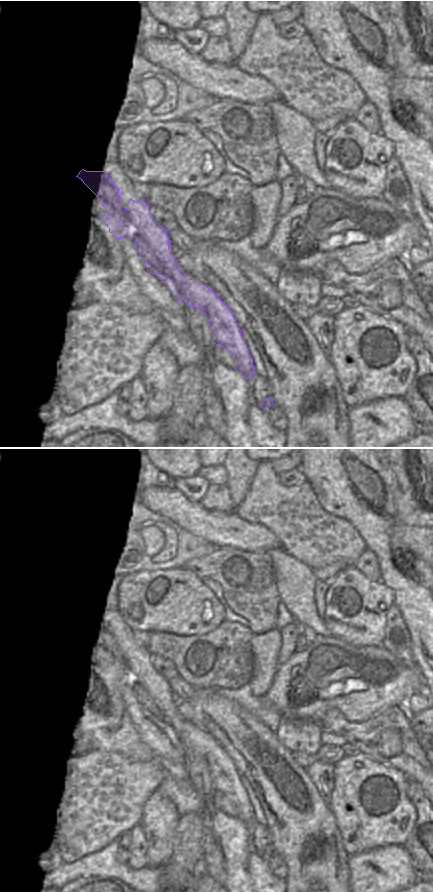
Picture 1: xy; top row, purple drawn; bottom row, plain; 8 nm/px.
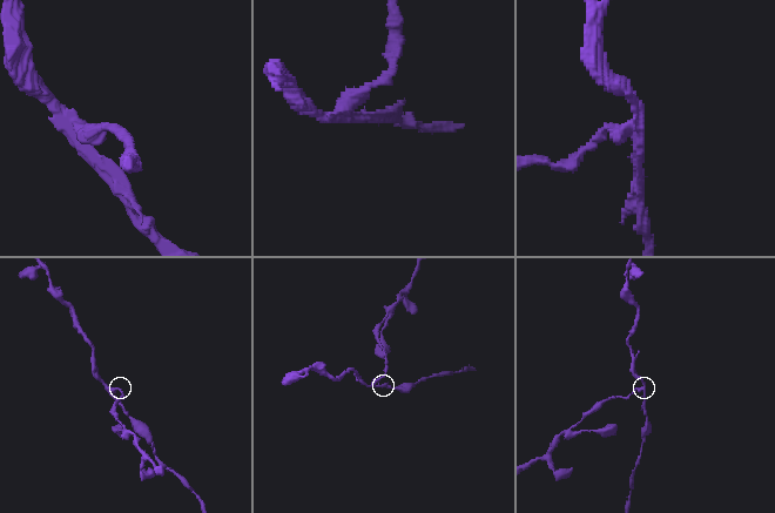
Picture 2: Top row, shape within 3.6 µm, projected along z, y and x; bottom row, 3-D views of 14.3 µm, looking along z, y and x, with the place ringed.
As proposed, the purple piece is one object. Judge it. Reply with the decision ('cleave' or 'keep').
cleave

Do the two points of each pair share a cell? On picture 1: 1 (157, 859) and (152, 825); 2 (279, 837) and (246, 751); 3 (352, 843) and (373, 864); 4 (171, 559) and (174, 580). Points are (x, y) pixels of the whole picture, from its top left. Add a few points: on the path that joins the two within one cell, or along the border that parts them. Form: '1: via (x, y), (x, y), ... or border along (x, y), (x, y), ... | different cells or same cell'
1: via (157, 851), (157, 833) | same cell
2: via (279, 816), (279, 784), (267, 772) | same cell
3: border along (384, 846), (376, 846), (349, 855) | different cells
4: border along (181, 567), (156, 570), (149, 573) | different cells

